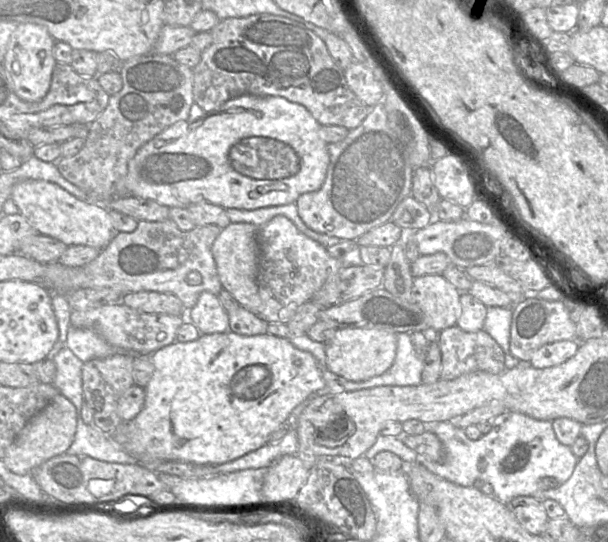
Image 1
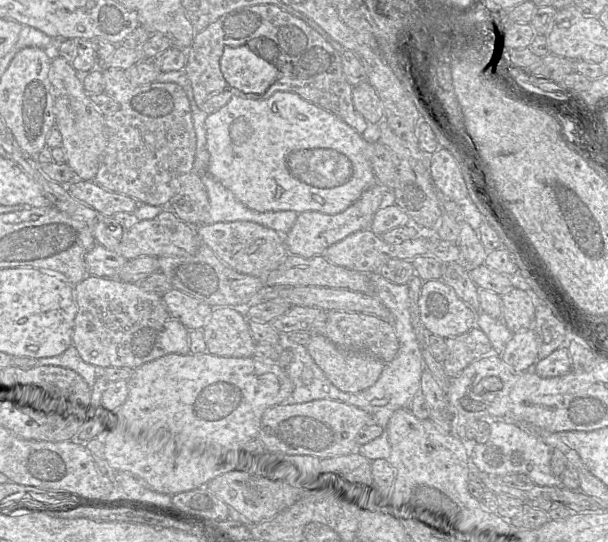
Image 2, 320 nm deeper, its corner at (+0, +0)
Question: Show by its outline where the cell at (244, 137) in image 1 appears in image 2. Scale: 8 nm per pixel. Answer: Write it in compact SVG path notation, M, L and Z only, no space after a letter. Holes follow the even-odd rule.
M276 91L269 98L263 100L233 96L225 106L207 116L205 127L207 149L210 154L208 173L229 189L240 202L258 212L291 210L298 214L306 211L338 214L352 205L367 189L378 183L371 165L372 143L367 142L354 128L333 113L304 100L294 92Z

